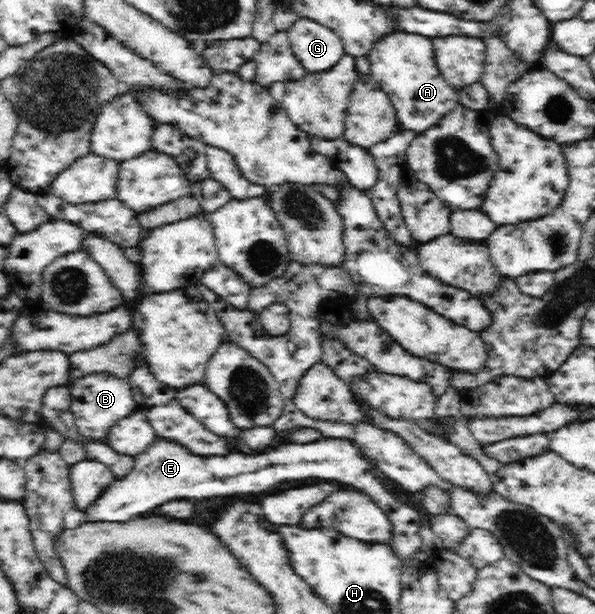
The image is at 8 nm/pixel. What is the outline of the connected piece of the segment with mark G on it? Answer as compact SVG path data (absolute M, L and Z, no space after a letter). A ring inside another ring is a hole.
M298 17L285 34L288 36L291 51L307 73L323 72L345 55L338 34L328 26L307 17Z

